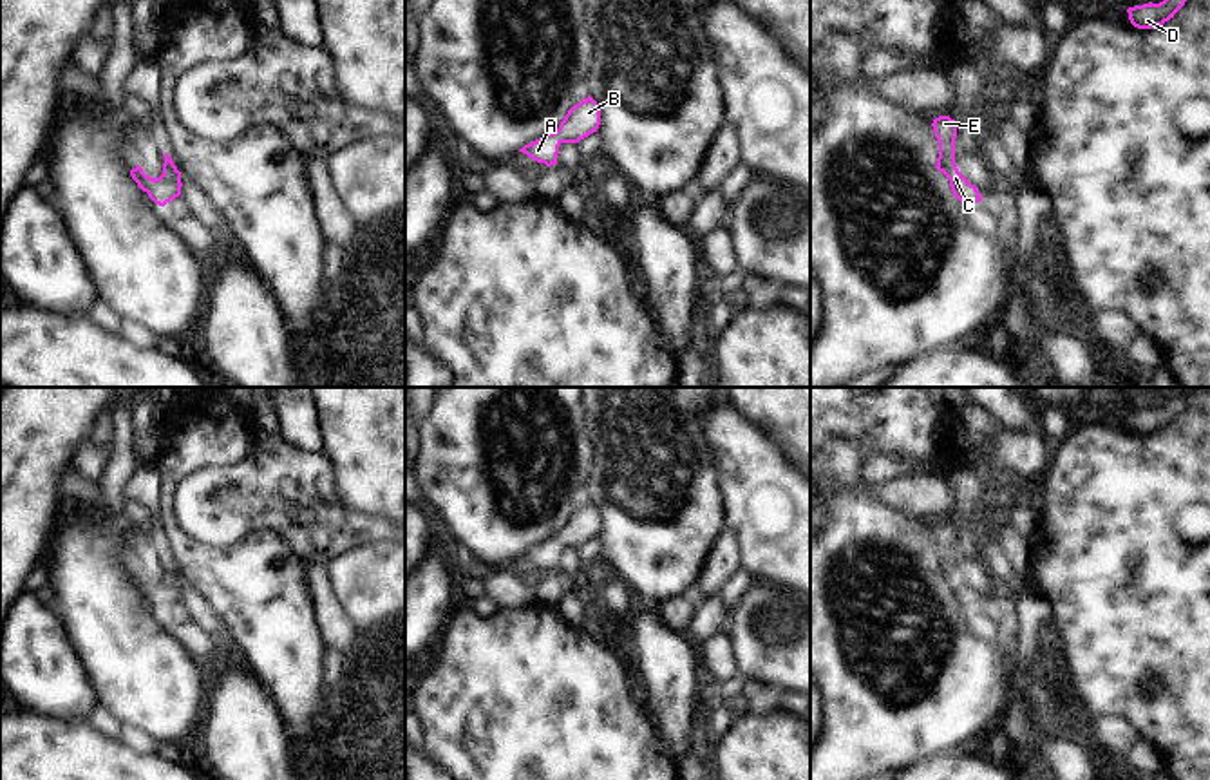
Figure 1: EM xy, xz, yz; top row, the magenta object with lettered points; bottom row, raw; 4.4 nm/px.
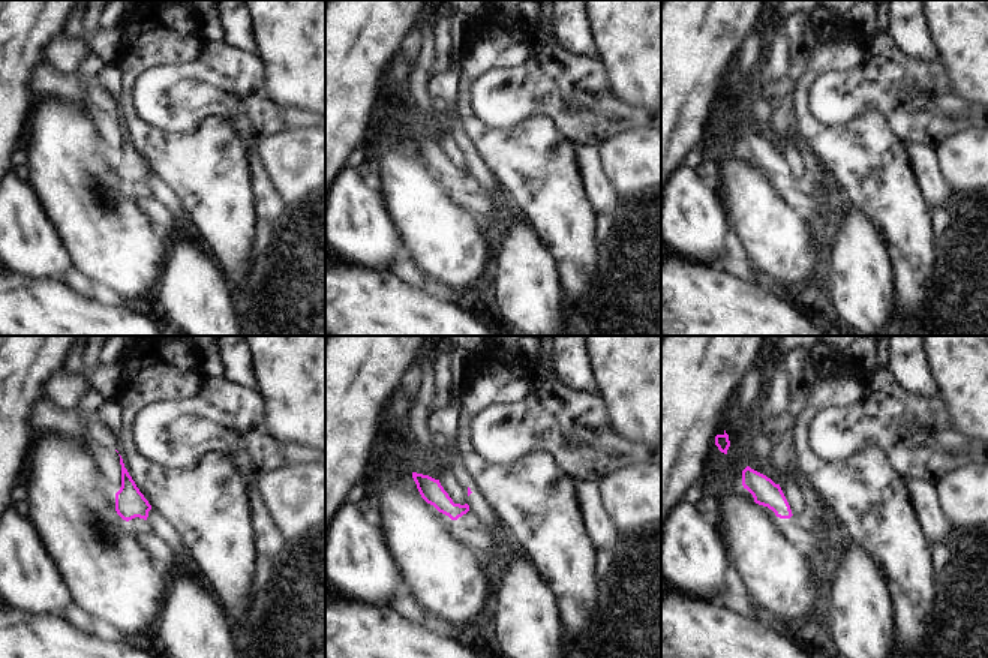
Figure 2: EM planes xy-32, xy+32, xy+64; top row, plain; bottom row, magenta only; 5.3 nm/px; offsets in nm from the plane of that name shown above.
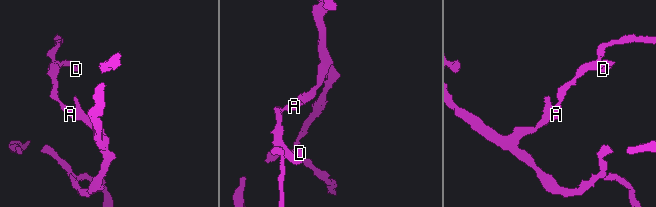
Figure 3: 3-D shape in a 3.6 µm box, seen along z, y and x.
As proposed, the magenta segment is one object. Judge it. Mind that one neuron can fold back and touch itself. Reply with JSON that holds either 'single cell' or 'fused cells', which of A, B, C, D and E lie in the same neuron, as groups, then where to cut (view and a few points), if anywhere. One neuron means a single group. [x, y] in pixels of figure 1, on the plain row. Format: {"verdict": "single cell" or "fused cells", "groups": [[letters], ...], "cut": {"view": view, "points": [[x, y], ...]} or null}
{"verdict": "single cell", "groups": [["A", "B", "C", "D", "E"]], "cut": null}

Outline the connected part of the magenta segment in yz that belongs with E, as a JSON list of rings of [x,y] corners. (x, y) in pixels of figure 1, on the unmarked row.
[[[939,521],[933,525],[931,532],[939,547],[939,563],[935,574],[950,585],[953,601],[968,612],[982,606],[977,592],[971,590],[955,570],[957,527],[950,521]]]

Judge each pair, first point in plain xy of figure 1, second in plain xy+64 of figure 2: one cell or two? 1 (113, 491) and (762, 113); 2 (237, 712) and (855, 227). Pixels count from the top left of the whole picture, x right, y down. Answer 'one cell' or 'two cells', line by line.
1: one cell
2: one cell

